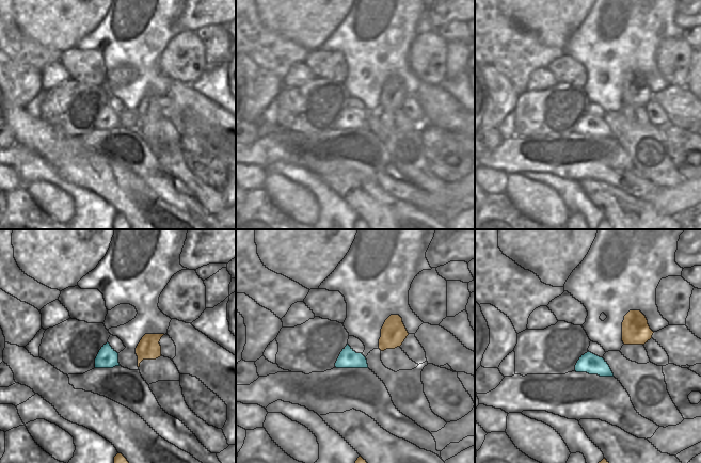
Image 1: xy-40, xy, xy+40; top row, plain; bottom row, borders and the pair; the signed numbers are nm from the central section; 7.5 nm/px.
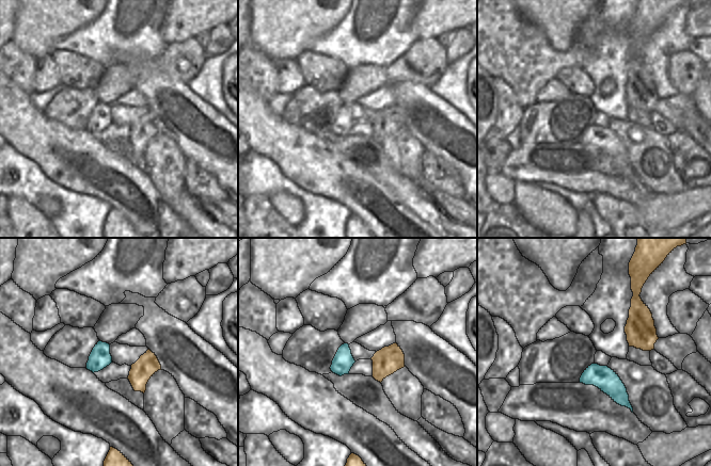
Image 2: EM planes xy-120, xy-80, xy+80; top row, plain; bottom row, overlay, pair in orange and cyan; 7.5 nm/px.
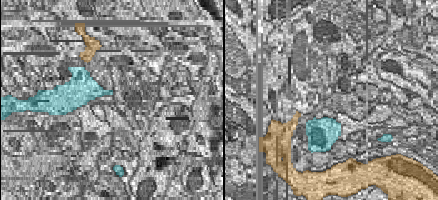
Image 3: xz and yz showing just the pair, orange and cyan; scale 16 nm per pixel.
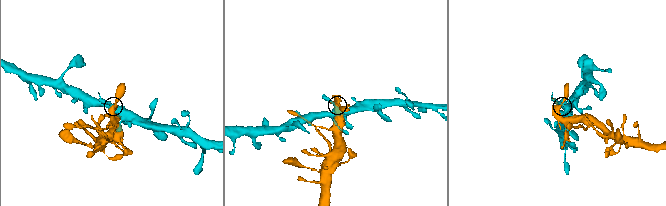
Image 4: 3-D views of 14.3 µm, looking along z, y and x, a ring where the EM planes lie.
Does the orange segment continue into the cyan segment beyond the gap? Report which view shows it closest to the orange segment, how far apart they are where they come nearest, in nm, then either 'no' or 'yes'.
xy | 130 nm | no

